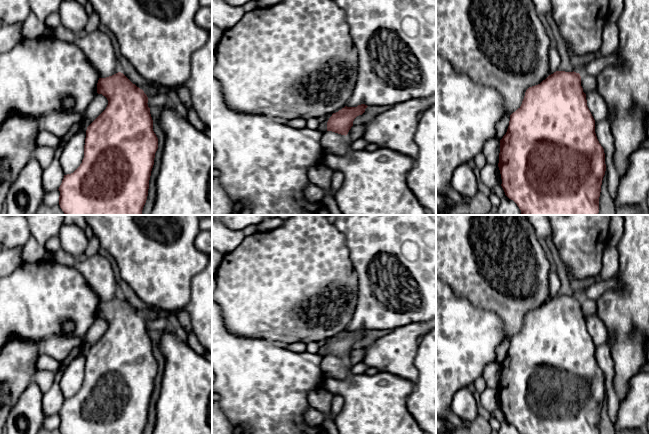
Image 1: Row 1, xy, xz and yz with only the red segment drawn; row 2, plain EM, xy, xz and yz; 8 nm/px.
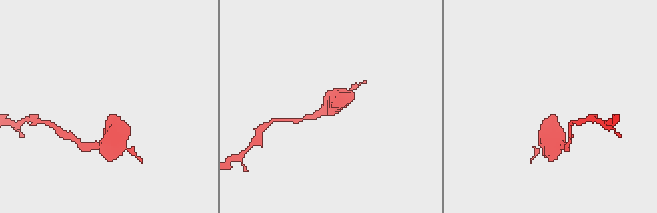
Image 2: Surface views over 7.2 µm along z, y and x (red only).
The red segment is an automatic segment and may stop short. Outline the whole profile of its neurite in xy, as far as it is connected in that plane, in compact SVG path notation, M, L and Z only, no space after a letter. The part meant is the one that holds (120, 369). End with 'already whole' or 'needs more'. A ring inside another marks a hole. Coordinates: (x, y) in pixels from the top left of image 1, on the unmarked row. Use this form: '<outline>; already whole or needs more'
M123 297L99 302L97 317L108 324L106 333L87 351L84 382L59 411L62 434L143 434L158 373L148 321Z; already whole

